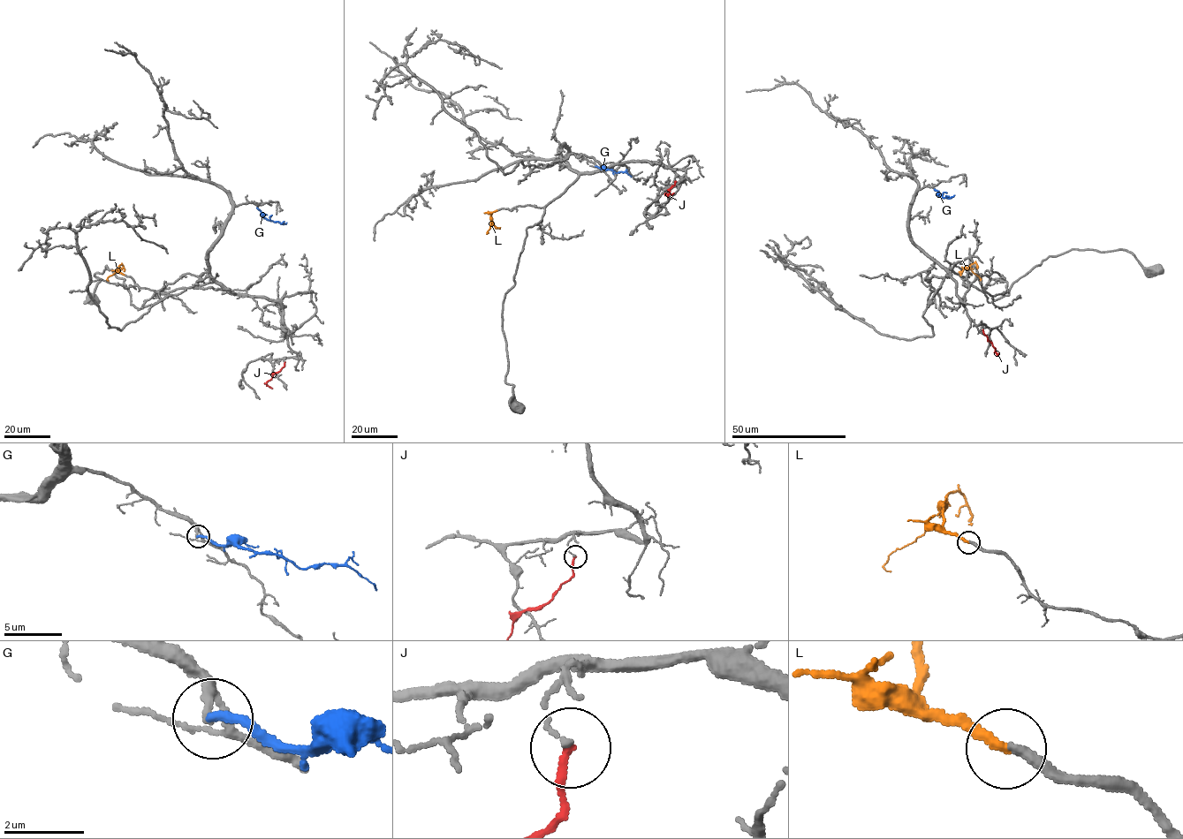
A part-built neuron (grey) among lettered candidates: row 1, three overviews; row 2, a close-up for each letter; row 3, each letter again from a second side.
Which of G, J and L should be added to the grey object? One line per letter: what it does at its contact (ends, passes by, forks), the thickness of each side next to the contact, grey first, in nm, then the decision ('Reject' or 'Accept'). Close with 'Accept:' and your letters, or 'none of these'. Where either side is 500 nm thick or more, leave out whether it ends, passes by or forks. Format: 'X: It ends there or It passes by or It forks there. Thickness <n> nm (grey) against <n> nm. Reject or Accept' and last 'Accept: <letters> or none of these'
G: It ends there. Thickness 180 nm (grey) against 240 nm. Accept
J: It ends there. Thickness 110 nm (grey) against 180 nm. Reject
L: It ends there. Thickness 260 nm (grey) against 240 nm. Accept
Accept: G, L

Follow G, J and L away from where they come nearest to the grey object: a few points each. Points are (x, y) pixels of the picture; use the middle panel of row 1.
G: (595, 166), (627, 173), (631, 177)
J: (675, 181), (666, 193), (673, 193)
L: (496, 210), (491, 214), (489, 233)

